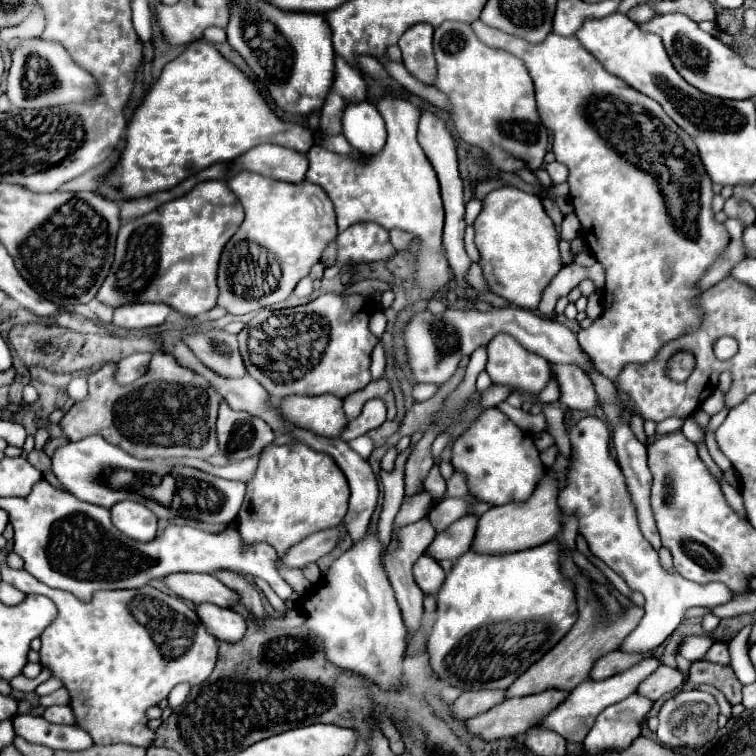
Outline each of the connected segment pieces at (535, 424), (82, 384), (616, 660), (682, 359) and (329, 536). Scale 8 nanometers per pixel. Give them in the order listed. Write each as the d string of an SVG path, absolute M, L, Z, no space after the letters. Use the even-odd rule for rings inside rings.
M500 403L498 409L510 419L514 421L520 429L528 431L528 433L540 433L540 431L546 431L548 429L548 423L546 423L546 417L540 413L540 415L530 415L522 409L514 409L510 407L508 403Z
M76 377L70 381L68 385L68 397L74 401L74 403L80 403L88 397L88 389L86 389L86 379L84 377Z
M614 651L614 653L608 653L604 655L602 659L596 661L594 669L592 669L592 679L594 681L600 681L600 679L608 679L616 673L622 673L630 667L634 667L636 663L640 663L642 659L648 659L652 657L656 651L644 651L640 655L632 655L632 653L626 653L626 651Z
M678 351L676 355L672 355L672 359L668 361L668 377L672 381L682 383L684 379L688 379L688 375L692 373L696 359L692 359L692 353L688 351Z
M328 529L328 531L320 531L314 533L310 537L306 537L304 541L296 543L294 547L290 547L282 557L276 559L276 567L304 567L306 563L316 561L318 557L326 555L332 551L332 547L338 541L338 529Z

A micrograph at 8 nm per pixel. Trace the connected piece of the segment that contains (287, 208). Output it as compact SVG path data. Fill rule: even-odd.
M250 171L234 173L226 179L226 185L242 203L246 217L232 239L226 243L218 263L218 307L224 307L230 315L244 315L290 297L298 281L308 275L314 263L320 261L324 247L336 237L338 231L334 207L328 195L318 185L312 185L308 181L292 185Z

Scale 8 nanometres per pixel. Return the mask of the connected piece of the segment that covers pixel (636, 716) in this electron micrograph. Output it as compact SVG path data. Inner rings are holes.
M632 693L624 701L606 707L598 717L582 747L586 755L604 755L608 751L622 751L640 737L642 721L650 711L652 701Z

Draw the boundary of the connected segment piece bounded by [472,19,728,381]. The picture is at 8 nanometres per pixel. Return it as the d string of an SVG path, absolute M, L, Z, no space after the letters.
M480 19L472 23L472 29L476 33L476 37L490 45L490 47L496 47L496 49L504 49L516 57L520 57L528 71L530 71L530 77L534 79L534 87L536 87L536 101L538 101L538 113L542 117L542 123L554 133L554 145L552 145L552 151L556 155L556 161L566 165L570 169L570 177L568 177L568 185L570 185L570 201L574 205L574 213L576 217L580 219L582 223L582 229L584 233L588 235L582 235L586 245L592 249L594 257L598 263L604 265L606 269L606 287L604 287L604 313L600 315L600 319L594 321L592 327L588 327L586 331L580 331L578 333L578 341L580 341L580 347L592 357L596 369L606 375L608 379L616 379L616 375L620 373L620 369L628 363L646 363L650 361L658 349L670 341L670 339L676 339L680 337L682 333L694 329L700 325L700 311L692 305L692 299L696 295L700 295L698 289L694 289L694 283L696 279L712 265L712 261L724 251L724 247L728 245L728 233L724 231L724 227L720 223L714 221L714 213L712 213L712 181L708 177L708 173L704 171L704 165L698 157L698 149L696 149L696 143L692 141L692 137L680 129L662 109L662 105L654 99L650 99L648 95L632 89L626 81L618 79L616 75L610 75L578 41L576 37L560 37L556 33L550 33L548 39L544 39L544 43L524 43L524 39L520 37L514 37L514 35L508 35L504 31L498 31L498 29L492 29L488 25L484 25Z

